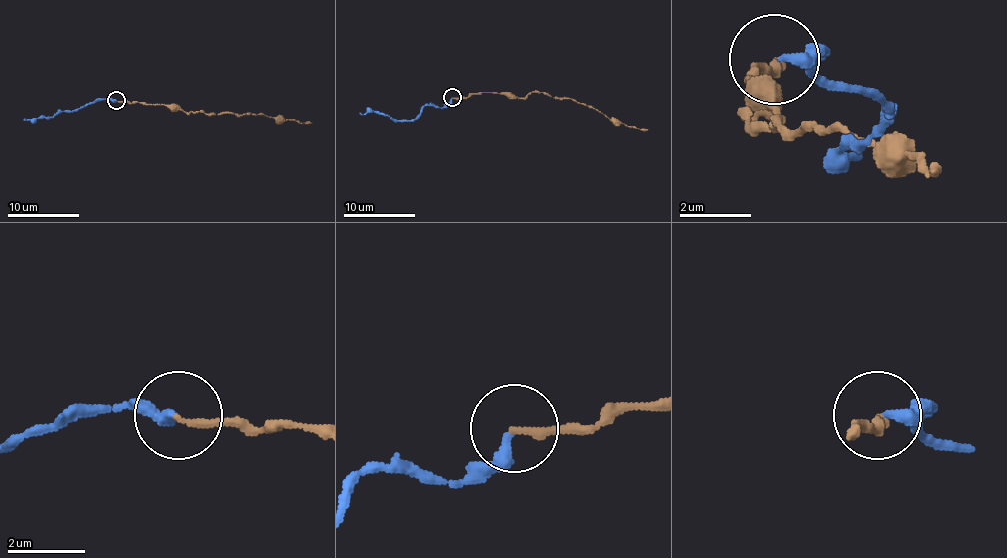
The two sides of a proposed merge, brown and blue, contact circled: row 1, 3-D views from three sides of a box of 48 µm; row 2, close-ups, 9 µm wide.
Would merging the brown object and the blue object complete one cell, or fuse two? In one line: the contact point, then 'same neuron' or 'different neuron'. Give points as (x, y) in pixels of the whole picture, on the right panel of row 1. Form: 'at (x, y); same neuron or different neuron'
at (774, 59); same neuron

